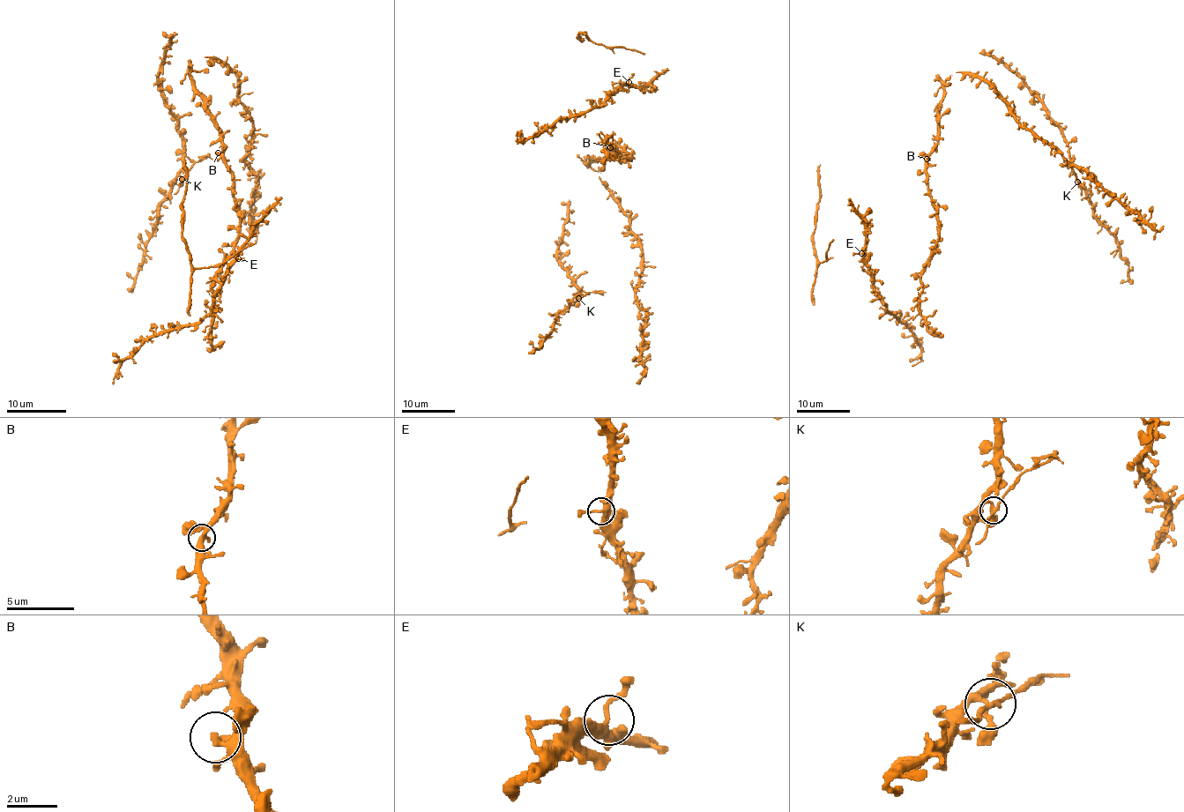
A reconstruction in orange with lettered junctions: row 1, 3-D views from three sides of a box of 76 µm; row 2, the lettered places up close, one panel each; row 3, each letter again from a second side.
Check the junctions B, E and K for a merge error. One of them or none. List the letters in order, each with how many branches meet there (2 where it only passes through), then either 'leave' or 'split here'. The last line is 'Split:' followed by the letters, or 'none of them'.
B: 4 branches meet; leave
E: 4 branches meet; leave
K: 4 branches meet; split here
Split: K

